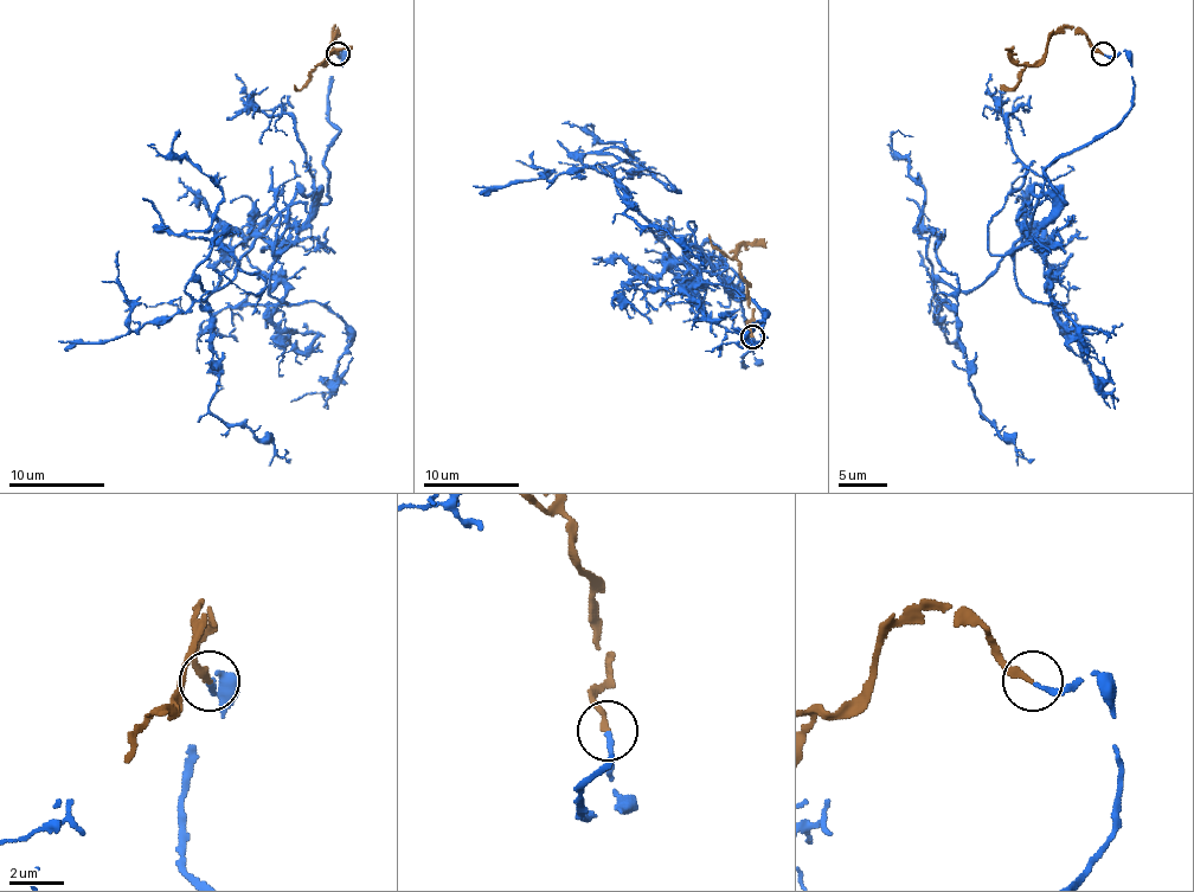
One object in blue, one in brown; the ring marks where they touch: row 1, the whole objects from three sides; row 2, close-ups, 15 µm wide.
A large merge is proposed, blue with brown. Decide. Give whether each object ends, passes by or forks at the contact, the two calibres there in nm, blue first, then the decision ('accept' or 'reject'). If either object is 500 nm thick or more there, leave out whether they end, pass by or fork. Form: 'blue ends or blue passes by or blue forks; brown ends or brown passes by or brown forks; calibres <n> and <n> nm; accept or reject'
blue ends; brown ends; calibres 170 and 200 nm; accept

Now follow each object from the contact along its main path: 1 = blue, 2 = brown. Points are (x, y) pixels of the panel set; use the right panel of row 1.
1: (1102, 55), (1127, 52), (1134, 106), (1044, 171), (1037, 243), (933, 287), (980, 409), (1034, 460)
2: (1102, 52), (1073, 26), (1064, 26), (1052, 36), (1046, 52), (1034, 65), (1025, 65), (1013, 89), (1001, 84)

